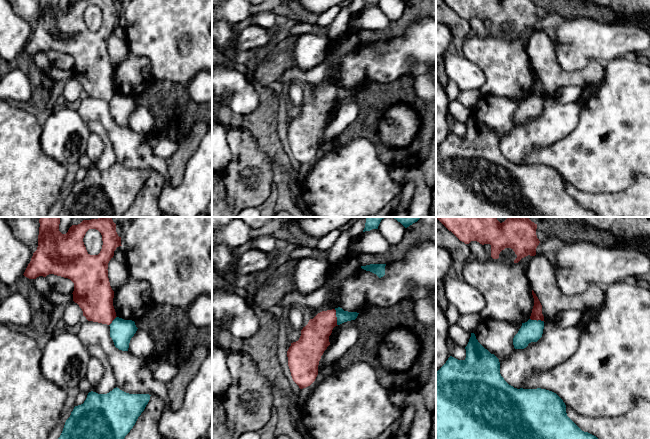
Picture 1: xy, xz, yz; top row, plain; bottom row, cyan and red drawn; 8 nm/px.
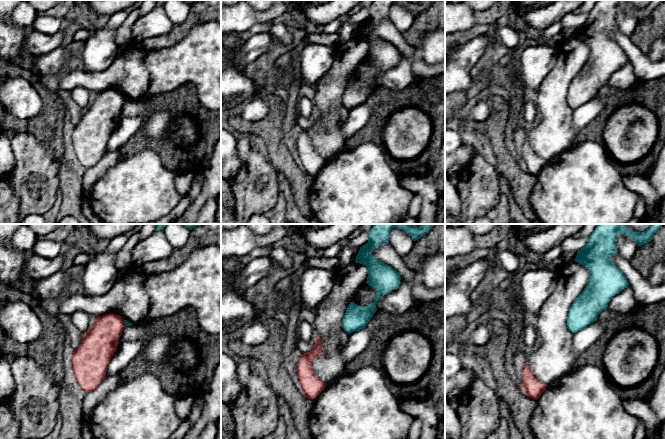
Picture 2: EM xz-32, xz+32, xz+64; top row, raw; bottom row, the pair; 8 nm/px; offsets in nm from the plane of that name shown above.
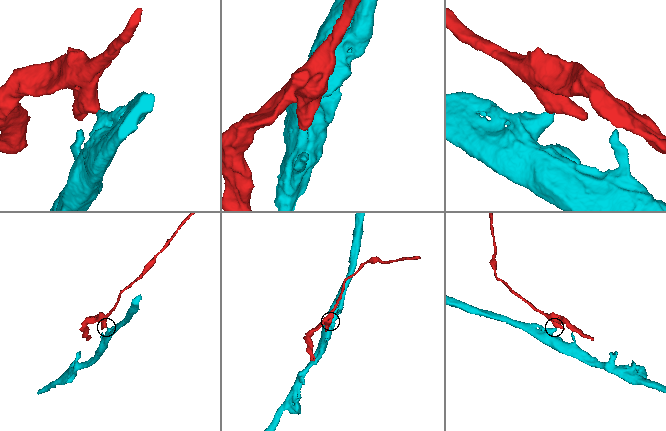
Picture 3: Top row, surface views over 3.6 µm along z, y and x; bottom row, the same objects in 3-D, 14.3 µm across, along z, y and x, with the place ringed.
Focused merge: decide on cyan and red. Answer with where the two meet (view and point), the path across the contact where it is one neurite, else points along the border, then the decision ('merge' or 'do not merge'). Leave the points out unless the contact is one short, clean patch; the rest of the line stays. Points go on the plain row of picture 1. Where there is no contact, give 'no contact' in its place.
meets cyan in xz at (336, 92); border along xz (334, 85), (337, 101); do not merge

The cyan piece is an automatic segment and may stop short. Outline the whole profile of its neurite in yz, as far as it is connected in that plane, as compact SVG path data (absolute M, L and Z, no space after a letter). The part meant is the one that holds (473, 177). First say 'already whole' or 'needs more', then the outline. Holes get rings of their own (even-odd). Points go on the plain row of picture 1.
already whole; M474 109L466 125L466 134L458 136L452 132L436 148L436 217L600 217L596 212L582 207L566 189L566 181L563 176L554 168L546 165L517 165L509 161L500 150L499 135L485 125L476 115Z

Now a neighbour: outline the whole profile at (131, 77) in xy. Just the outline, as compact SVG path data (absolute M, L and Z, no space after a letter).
M131 51L124 61L114 67L113 82L116 92L124 96L139 95L154 81L149 59L138 57Z

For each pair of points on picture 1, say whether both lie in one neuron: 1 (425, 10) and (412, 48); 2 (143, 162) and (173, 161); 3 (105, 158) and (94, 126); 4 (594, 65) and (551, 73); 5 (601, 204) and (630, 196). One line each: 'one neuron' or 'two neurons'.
1: two neurons
2: two neurons
3: one neuron
4: one neuron
5: one neuron

